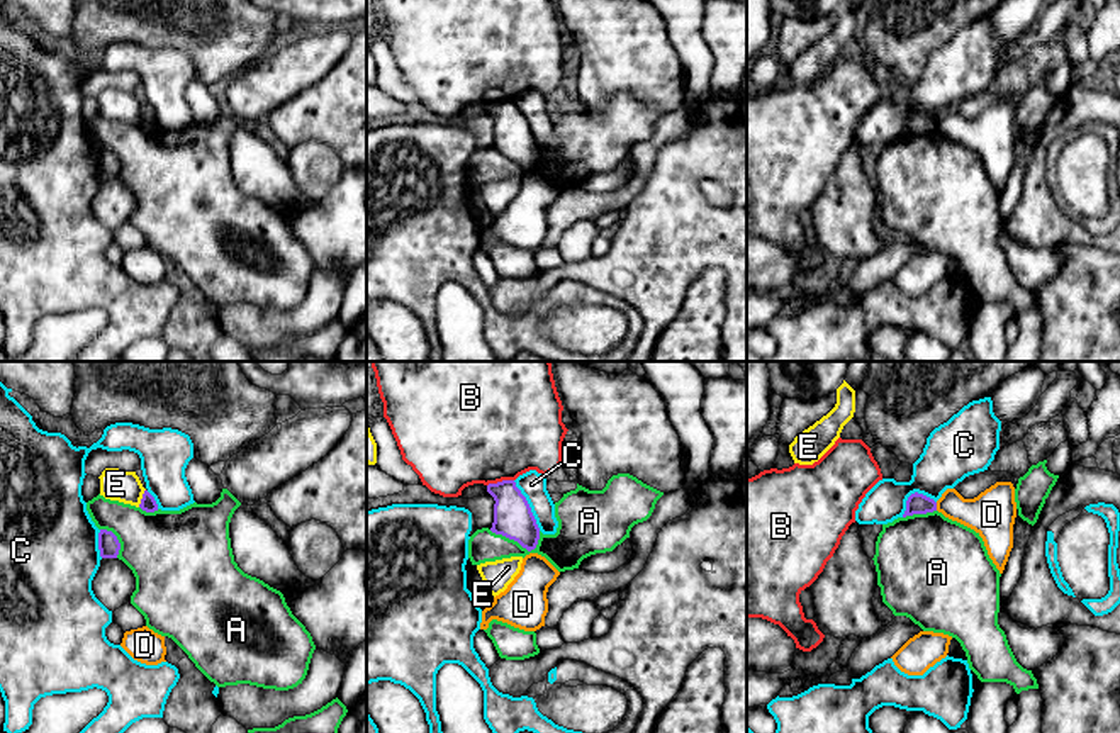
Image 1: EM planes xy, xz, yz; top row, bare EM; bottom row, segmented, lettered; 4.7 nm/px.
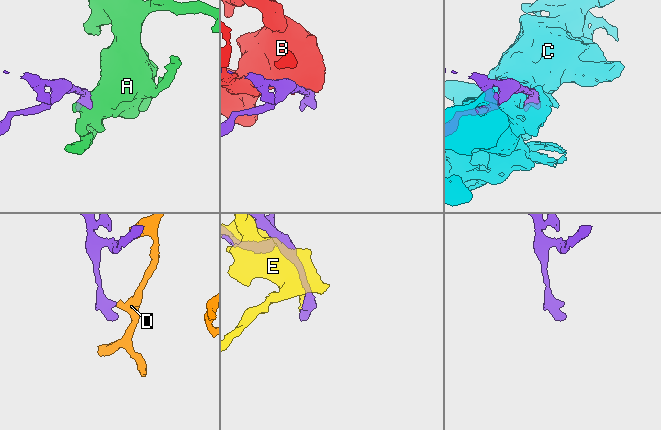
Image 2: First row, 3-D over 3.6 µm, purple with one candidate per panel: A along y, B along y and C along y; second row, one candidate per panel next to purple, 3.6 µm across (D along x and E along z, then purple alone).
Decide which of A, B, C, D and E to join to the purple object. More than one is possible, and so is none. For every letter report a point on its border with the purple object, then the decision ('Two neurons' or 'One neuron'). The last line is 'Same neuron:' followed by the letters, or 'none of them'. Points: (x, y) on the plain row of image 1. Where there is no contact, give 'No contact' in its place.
A: Touches purple at xz (516, 160). Two neurons
B: Touches purple at xz (499, 102). Two neurons
C: Touches purple at xz (528, 126). Two neurons
D: Touches purple at yz (935, 126). Two neurons
E: Touches purple at xy (143, 117). Two neurons
Same neuron: none of them

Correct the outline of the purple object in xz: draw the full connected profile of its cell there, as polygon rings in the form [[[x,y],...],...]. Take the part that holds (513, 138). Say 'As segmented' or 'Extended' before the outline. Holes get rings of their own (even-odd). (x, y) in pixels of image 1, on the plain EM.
As segmented. [[[516,102],[489,104],[487,112],[496,120],[490,151],[518,161],[528,171],[535,170],[540,159],[540,148]]]

